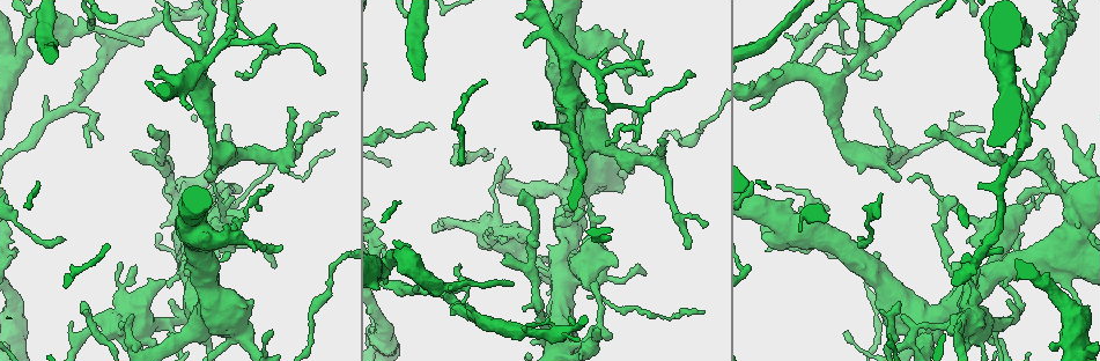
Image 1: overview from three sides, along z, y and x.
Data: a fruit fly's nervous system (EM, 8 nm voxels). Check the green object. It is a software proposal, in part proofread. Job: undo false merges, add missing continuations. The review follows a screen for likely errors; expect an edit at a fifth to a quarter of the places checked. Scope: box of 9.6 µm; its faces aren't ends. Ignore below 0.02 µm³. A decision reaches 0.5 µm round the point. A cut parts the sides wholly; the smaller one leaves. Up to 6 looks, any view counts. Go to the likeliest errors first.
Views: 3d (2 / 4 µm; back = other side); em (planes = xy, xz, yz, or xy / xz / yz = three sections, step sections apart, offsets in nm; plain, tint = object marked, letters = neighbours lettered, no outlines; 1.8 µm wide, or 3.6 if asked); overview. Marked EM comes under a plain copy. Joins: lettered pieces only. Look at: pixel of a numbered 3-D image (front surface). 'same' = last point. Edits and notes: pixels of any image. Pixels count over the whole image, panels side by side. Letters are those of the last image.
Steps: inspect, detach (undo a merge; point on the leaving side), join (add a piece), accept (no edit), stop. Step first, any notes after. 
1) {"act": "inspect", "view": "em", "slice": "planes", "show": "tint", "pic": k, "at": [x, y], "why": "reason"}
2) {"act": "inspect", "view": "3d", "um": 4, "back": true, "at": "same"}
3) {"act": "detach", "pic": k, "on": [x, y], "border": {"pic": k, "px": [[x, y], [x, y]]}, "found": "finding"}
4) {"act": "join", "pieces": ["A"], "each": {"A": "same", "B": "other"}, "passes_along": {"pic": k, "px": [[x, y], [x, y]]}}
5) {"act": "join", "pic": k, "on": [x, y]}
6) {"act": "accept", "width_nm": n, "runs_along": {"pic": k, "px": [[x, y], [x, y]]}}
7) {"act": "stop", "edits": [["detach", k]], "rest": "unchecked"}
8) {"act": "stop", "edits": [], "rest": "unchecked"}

{"act": "inspect", "view": "3d", "um": 4, "pic": 1, "at": [588, 257], "why": "touches itself"}

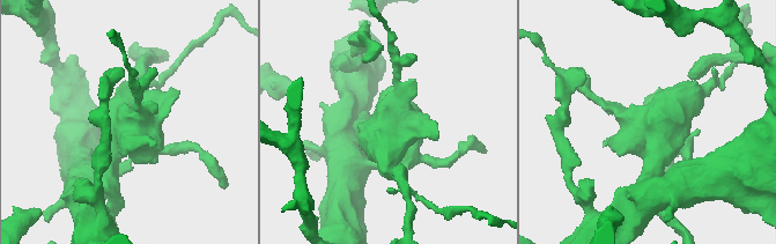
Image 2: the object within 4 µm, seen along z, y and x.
{"act": "inspect", "view": "em", "um": 3.6, "slice": "yz", "step": 8, "show": "tint", "pic": 2, "at": [652, 141]}

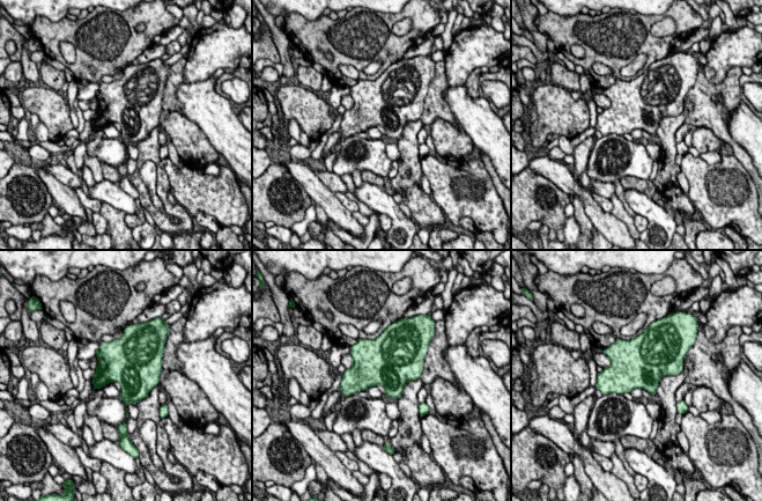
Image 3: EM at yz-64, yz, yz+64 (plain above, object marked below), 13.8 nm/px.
{"act": "inspect", "view": "em", "um": 3.6, "slice": "planes", "show": "letters", "at": "same", "why": "cut it another way"}

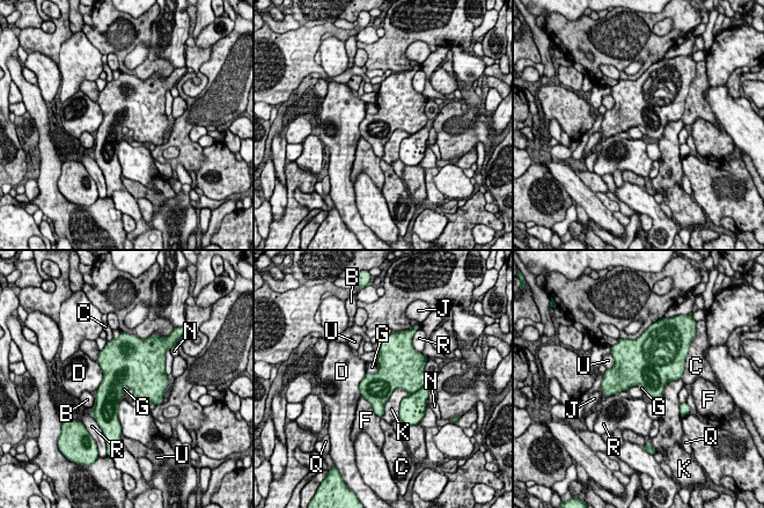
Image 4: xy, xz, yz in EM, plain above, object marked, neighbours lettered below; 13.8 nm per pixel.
{"act": "detach", "pic": 4, "on": [410, 375], "longest_contact_nm": ["K", 550], "each": {"B": "other", "C": "other", "D": "other", "F": "other", "G": "other", "J": "other", "K": "other", "N": "other", "Q": "other", "R": "other", "U": "other"}, "border": {"pic": 4, "px": [[423, 387], [410, 394]]}, "found": "a second neuron is stuck on"}

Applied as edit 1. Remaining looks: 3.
{"act": "inspect", "view": "3d", "um": 4, "pic": 1, "at": [273, 332], "why": "end of a long branch"}

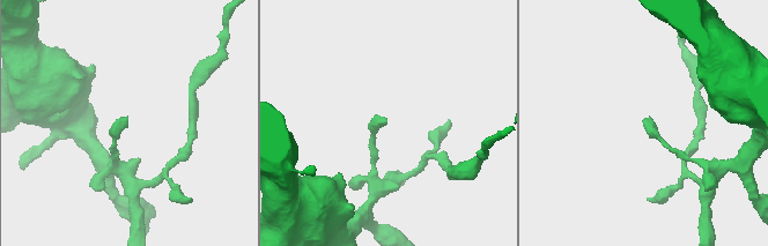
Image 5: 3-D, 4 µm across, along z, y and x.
{"act": "inspect", "view": "em", "slice": "planes", "show": "letters", "pic": 5, "at": [649, 118]}

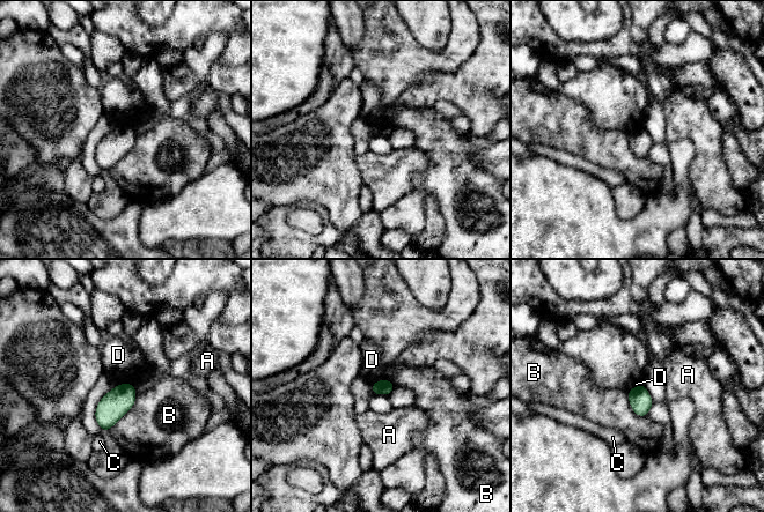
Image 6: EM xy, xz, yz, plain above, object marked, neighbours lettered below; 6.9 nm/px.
{"act": "accept", "each": {"A": "other", "B": "other", "C": "other", "D": "other"}, "border": {"pic": 6, "px": [[132, 381], [125, 384]]}, "found": "none of them fits"}

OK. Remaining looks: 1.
{"act": "stop", "edits": [["detach", 4]], "rest": "unchecked"}

